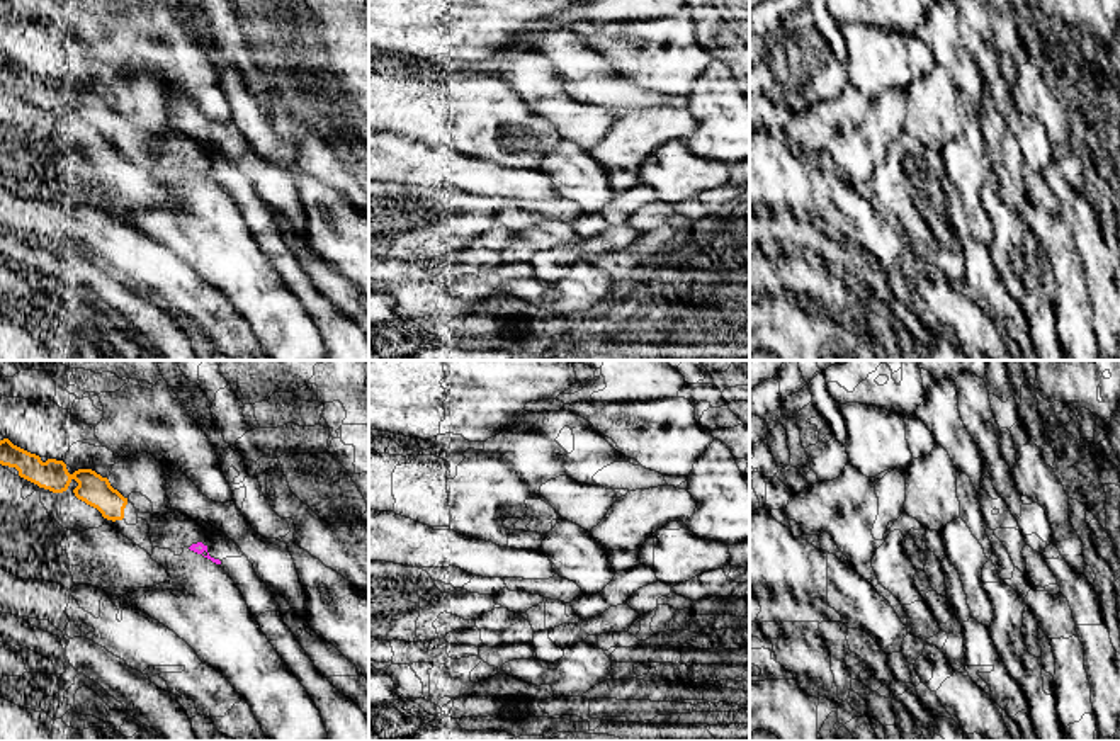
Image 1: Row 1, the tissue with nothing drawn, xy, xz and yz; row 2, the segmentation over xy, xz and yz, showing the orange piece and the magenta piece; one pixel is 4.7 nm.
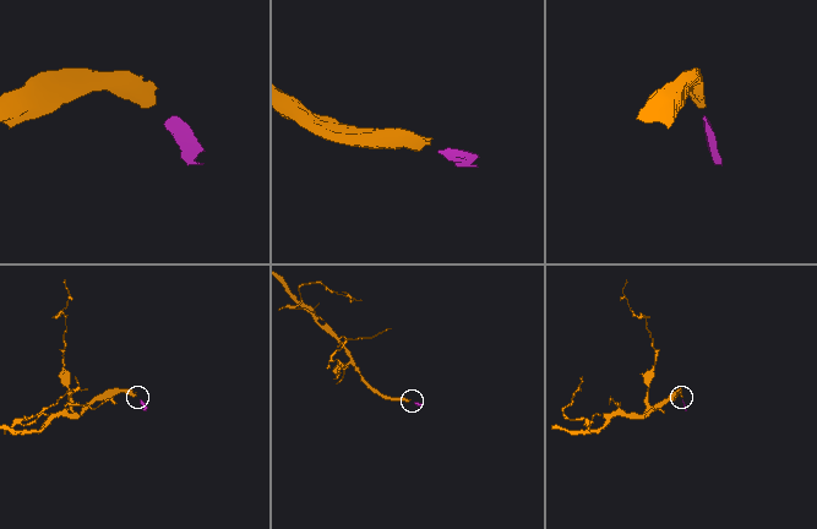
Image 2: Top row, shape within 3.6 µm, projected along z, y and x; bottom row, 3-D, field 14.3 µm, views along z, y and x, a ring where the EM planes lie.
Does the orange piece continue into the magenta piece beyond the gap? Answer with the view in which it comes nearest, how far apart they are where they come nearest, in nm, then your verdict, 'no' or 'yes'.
xy | 340 nm | yes

